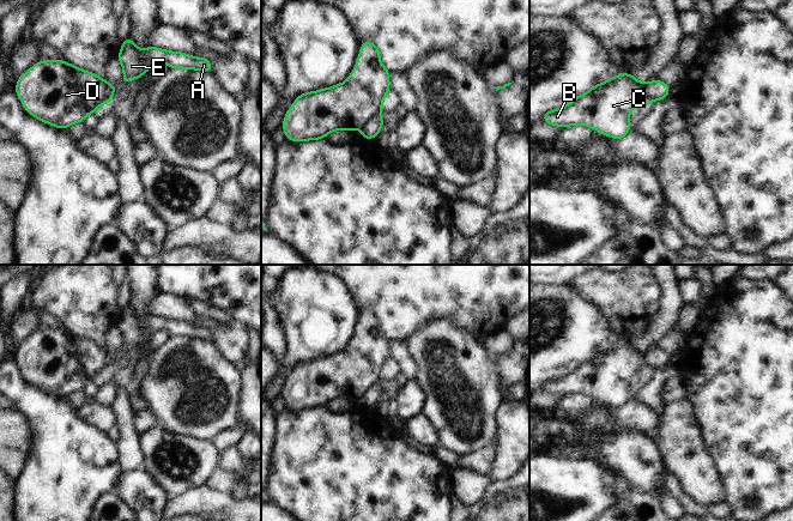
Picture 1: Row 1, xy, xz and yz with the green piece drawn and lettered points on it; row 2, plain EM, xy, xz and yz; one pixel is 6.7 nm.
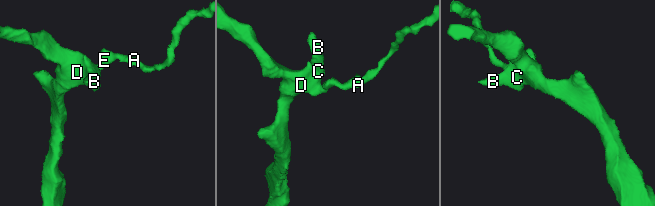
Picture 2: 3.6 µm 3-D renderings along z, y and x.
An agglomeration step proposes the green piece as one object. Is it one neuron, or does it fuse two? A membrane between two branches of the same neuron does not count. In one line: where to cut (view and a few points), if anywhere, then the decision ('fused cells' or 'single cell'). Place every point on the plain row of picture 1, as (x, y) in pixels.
xz (380, 381), (370, 386), (359, 397) | fused cells

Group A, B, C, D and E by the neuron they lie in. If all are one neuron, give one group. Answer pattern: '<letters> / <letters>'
A E / B C D

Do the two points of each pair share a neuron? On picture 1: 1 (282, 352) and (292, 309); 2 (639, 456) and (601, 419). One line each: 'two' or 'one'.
1: two
2: one

